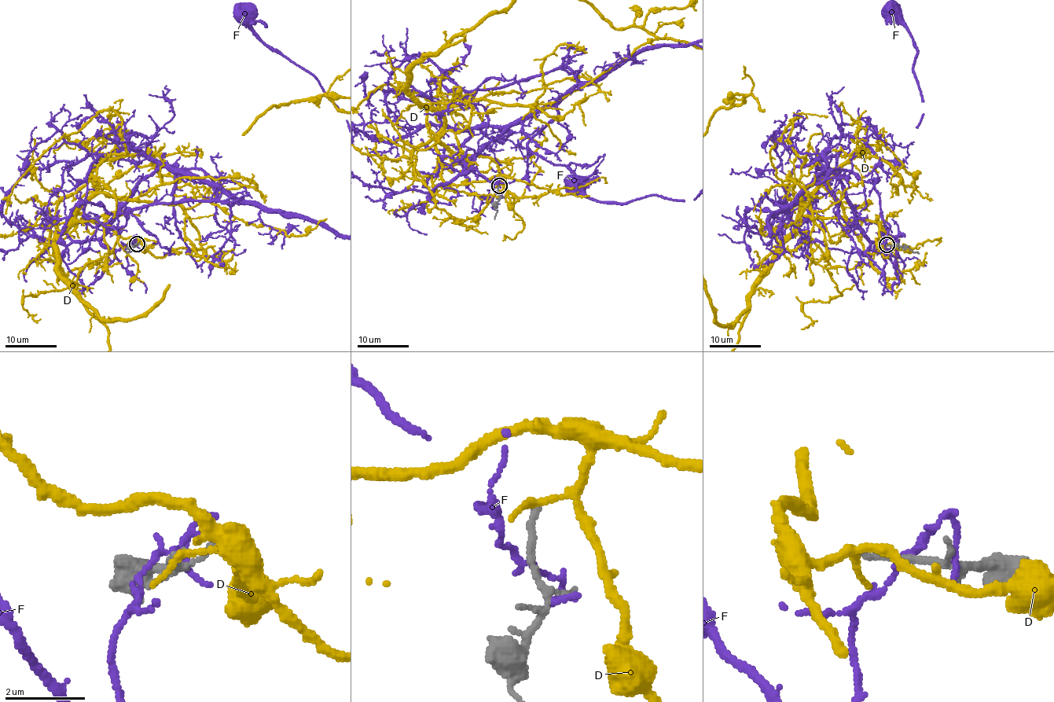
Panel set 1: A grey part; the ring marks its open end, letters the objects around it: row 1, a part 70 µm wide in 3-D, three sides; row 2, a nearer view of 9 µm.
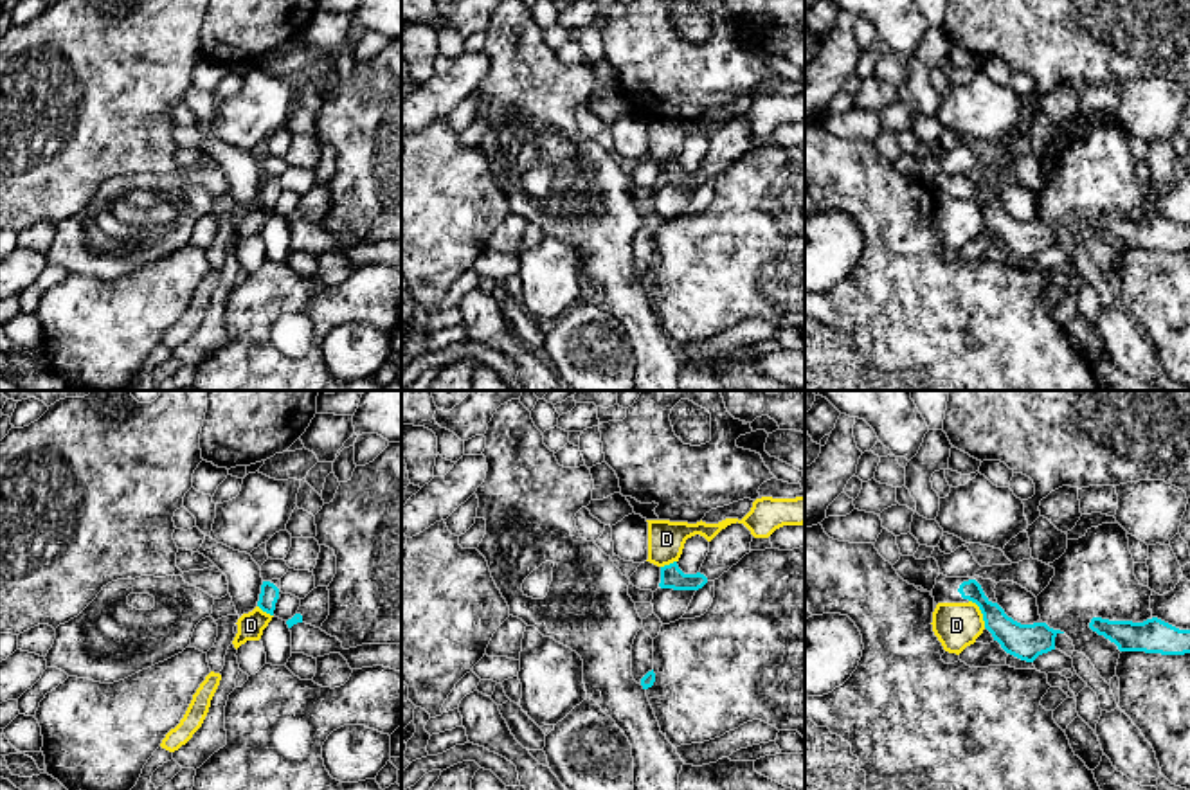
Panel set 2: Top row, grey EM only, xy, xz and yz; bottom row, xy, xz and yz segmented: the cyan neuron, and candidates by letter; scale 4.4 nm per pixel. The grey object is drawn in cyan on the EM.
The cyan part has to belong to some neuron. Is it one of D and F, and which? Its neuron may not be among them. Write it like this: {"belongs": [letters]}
{"belongs": []}

